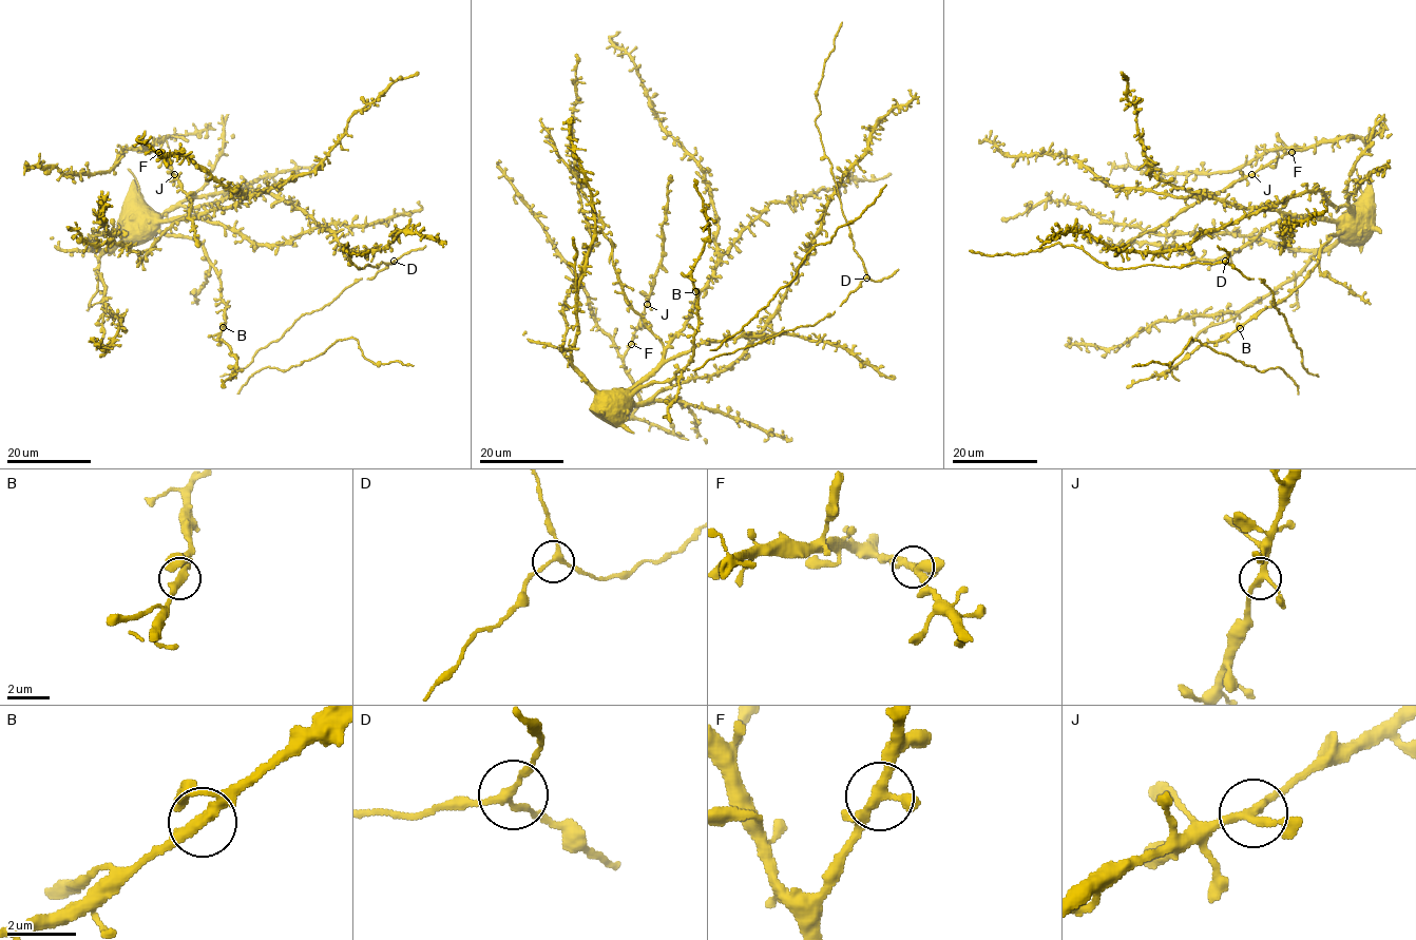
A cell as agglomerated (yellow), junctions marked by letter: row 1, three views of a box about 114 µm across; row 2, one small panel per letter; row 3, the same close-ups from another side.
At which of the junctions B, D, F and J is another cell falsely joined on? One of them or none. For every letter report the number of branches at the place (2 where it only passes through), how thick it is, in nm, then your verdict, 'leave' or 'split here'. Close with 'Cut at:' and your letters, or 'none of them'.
B: branches 3; calibre 240 nm; leave
D: branches 3; calibre 200 nm; leave
F: branches 3; calibre 280 nm; leave
J: branches 3; calibre 240 nm; leave
Cut at: none of them

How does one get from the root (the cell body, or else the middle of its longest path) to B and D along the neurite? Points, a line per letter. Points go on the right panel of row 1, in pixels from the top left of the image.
B: (1353, 225), (1351, 218), (1342, 231), (1330, 237), (1322, 246), (1313, 270), (1286, 298), (1256, 313), (1240, 328)
D: (1353, 225), (1345, 206), (1304, 191), (1174, 249), (1141, 253), (1144, 264), (1165, 266), (1225, 261)

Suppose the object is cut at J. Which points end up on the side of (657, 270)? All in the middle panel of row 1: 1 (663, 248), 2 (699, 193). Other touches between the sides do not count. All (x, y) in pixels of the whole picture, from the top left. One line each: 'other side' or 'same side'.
1: same side
2: other side

